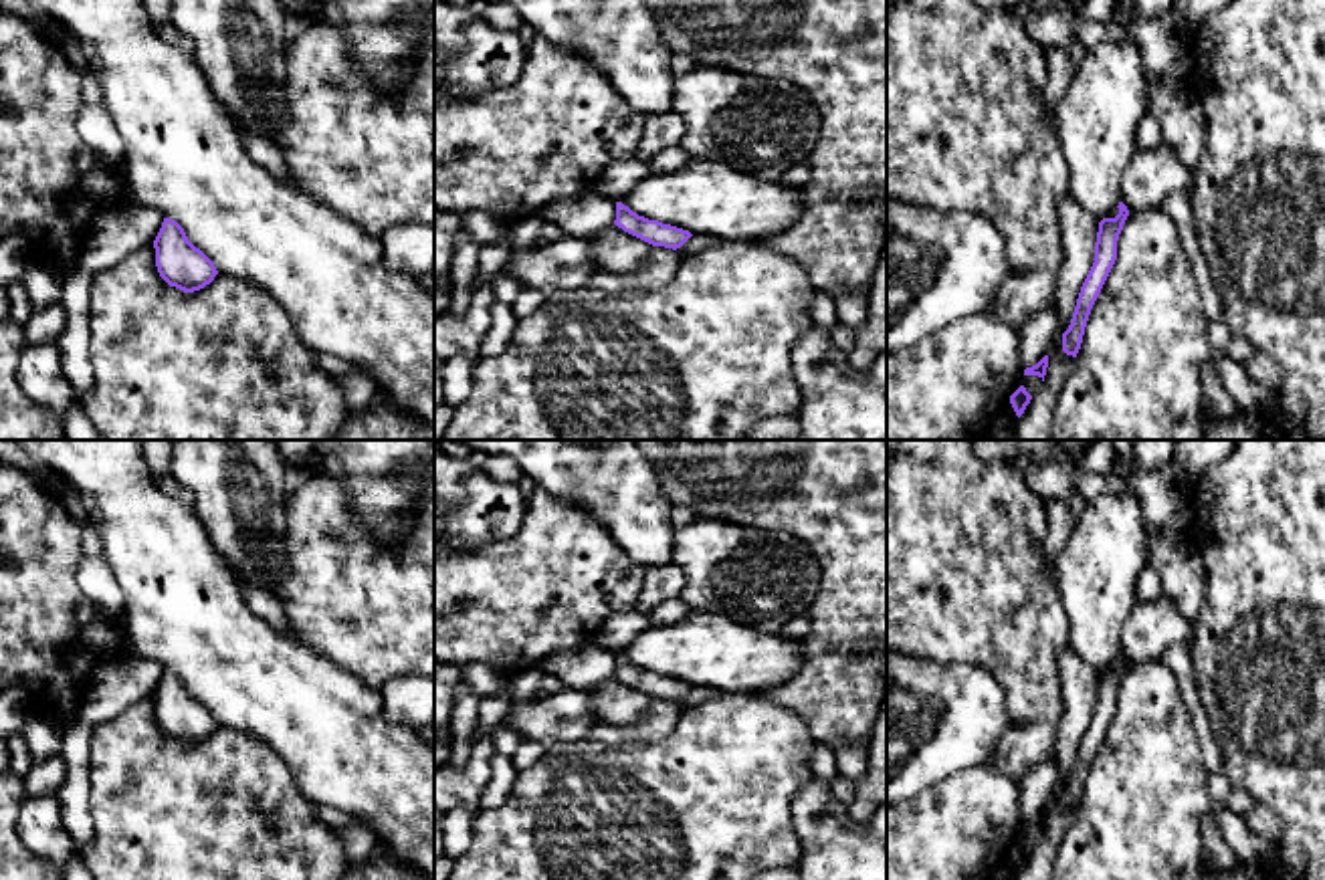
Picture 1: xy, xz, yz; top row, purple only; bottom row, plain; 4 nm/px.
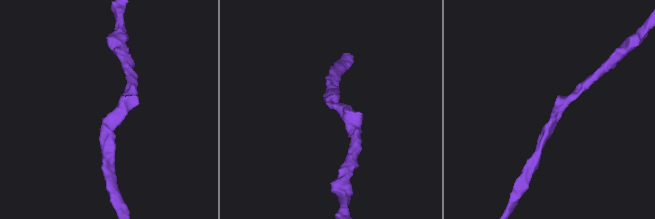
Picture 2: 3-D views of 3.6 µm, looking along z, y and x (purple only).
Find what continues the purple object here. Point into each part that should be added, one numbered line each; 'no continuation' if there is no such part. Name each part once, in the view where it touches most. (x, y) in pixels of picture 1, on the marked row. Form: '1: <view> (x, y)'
no continuation

